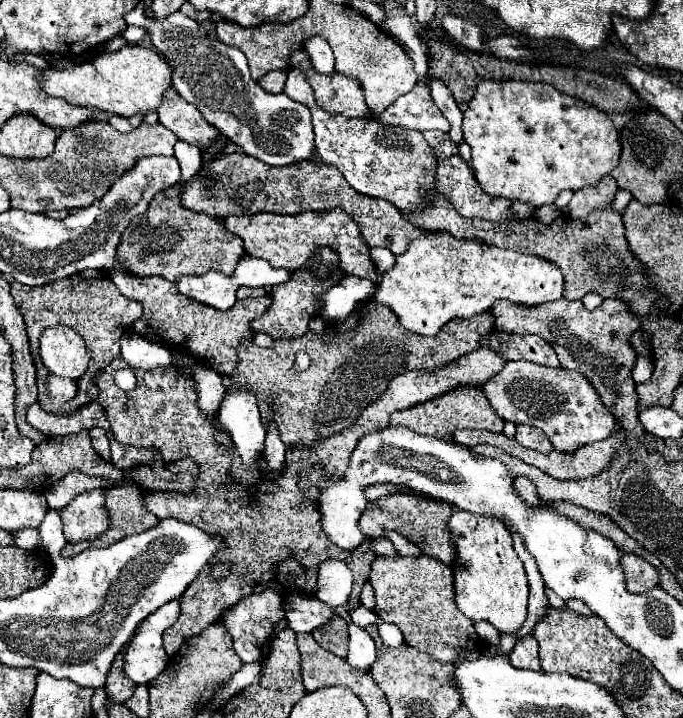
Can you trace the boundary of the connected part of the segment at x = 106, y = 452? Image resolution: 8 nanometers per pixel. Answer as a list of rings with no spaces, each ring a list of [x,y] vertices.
[[[90,429],[90,439],[92,439],[92,447],[96,449],[96,453],[104,459],[104,461],[112,461],[110,459],[110,439],[108,433],[104,429]]]

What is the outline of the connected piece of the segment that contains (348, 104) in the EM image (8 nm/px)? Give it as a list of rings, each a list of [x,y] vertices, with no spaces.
[[[304,49],[290,53],[288,65],[290,69],[300,69],[306,75],[310,87],[314,89],[314,99],[318,107],[322,107],[326,113],[344,115],[348,119],[374,115],[364,101],[364,93],[356,77],[346,77],[338,71],[334,71],[332,75],[322,75],[314,71]]]

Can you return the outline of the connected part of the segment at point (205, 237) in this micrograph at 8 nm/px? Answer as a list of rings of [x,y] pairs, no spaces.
[[[180,181],[174,187],[178,187],[176,197],[170,197],[166,191],[158,191],[150,201],[146,213],[136,215],[130,221],[118,247],[118,261],[128,263],[128,267],[118,269],[140,277],[160,275],[172,283],[178,279],[178,275],[184,273],[204,275],[206,271],[220,271],[224,275],[232,275],[240,259],[246,255],[242,239],[226,231],[226,227],[222,227],[222,221],[206,213],[190,211],[182,205],[186,181]]]

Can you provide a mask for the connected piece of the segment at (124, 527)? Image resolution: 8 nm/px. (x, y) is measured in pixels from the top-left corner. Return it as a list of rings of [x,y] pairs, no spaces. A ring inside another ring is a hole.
[[[124,483],[118,487],[106,489],[104,495],[106,495],[106,509],[110,515],[110,527],[106,529],[106,533],[98,535],[96,539],[80,541],[76,545],[68,543],[60,551],[62,557],[74,557],[80,551],[92,549],[92,547],[110,547],[112,543],[116,543],[124,537],[148,531],[150,527],[158,525],[158,519],[142,507],[144,491],[138,485]]]

